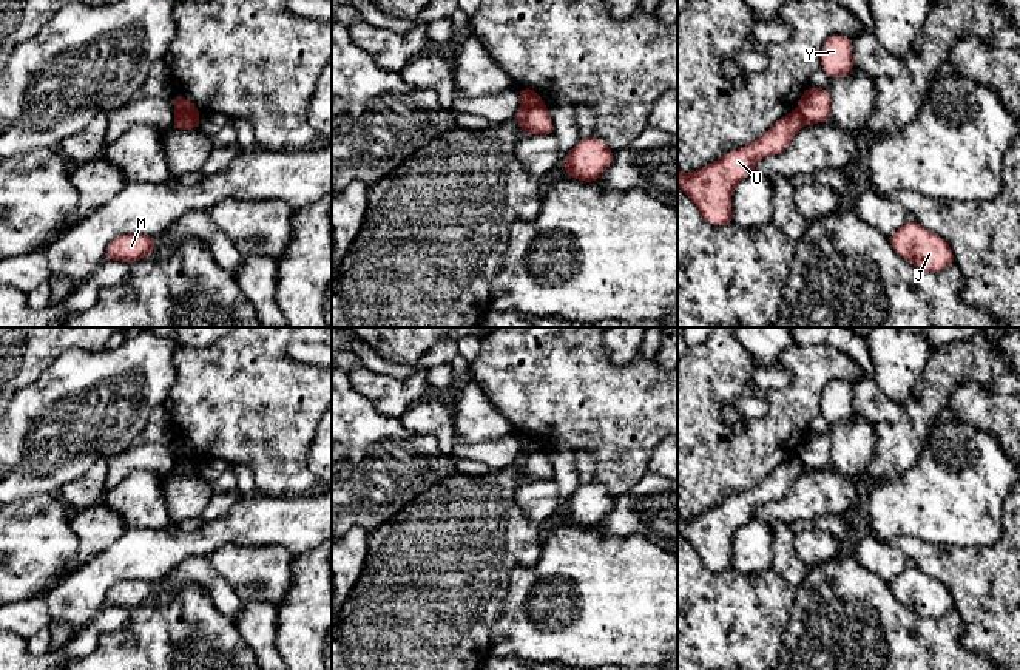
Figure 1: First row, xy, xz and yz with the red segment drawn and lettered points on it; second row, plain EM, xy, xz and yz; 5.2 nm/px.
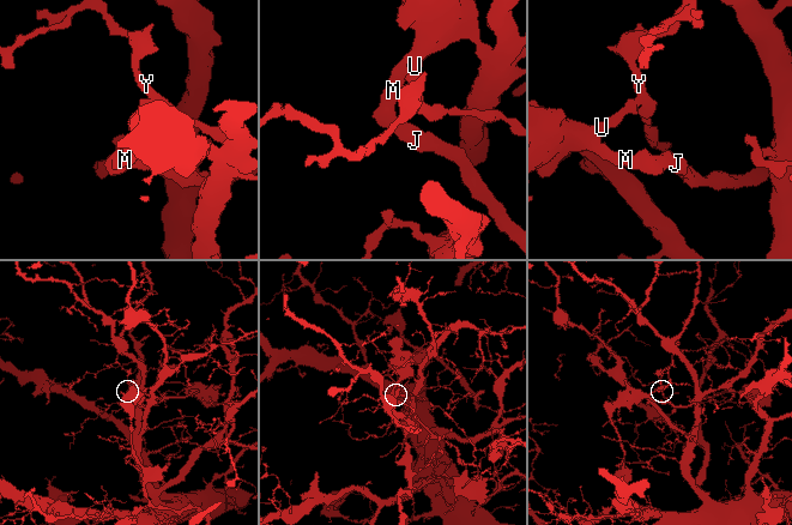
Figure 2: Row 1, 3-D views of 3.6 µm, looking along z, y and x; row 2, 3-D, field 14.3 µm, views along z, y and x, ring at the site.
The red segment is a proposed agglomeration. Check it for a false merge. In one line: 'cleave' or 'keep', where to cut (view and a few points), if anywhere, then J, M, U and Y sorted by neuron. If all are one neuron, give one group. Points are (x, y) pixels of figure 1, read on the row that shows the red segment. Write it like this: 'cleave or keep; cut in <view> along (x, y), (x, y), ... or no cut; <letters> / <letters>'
cleave; cut in xy along (176, 115), (192, 115), (198, 119); J M U / Y

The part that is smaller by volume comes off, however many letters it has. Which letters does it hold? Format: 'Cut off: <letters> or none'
Cut off: J, M, U

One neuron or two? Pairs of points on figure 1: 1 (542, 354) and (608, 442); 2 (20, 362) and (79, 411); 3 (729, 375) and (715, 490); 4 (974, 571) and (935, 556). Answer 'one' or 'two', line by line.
1: one
2: two
3: one
4: one

